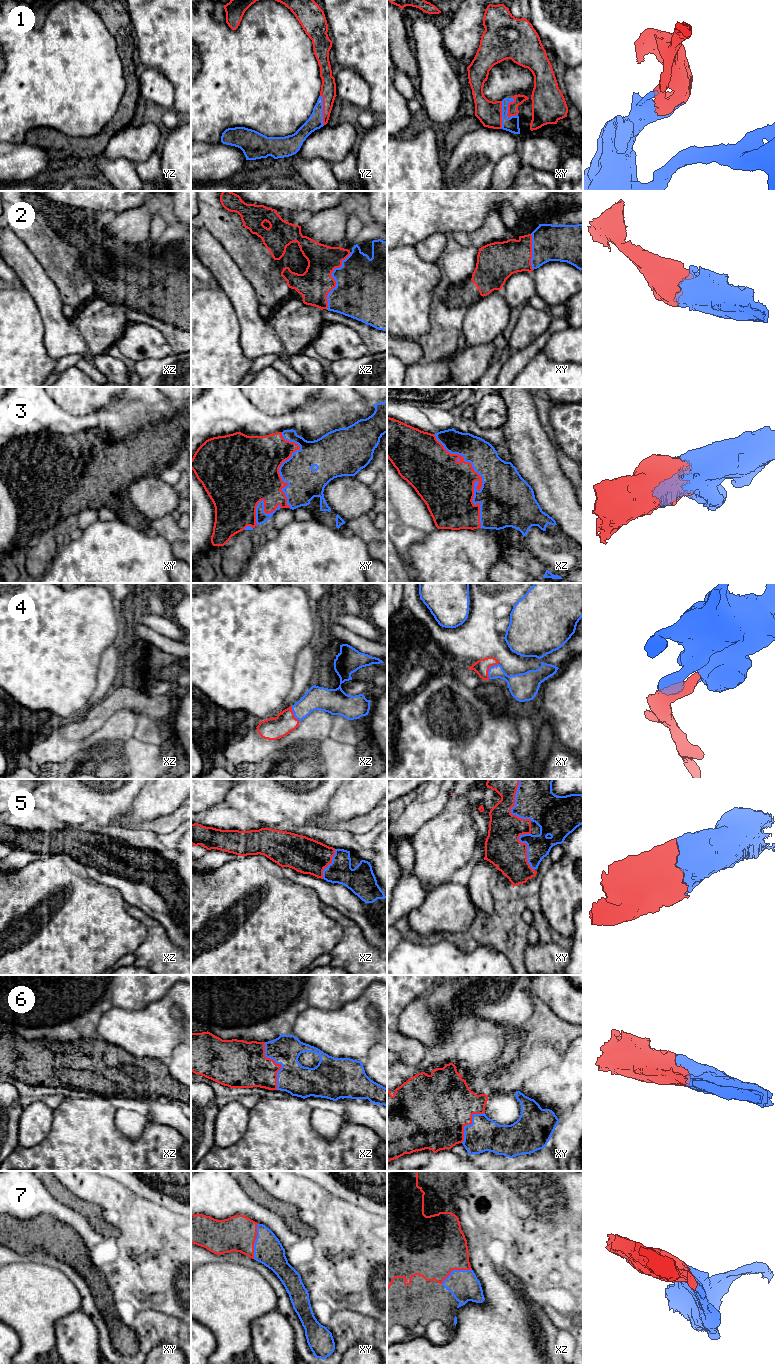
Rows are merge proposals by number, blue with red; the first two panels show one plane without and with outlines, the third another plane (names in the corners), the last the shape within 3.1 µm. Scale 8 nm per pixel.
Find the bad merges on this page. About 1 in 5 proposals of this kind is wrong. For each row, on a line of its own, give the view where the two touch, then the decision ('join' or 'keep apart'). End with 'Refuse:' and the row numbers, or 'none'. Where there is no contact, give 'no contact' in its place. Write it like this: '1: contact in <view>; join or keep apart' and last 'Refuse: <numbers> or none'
1: contact in xy; join
2: contact in xz; join
3: contact in xz; join
4: contact in xy; join
5: contact in xy; join
6: contact in xz; join
7: contact in xy; join
Refuse: none

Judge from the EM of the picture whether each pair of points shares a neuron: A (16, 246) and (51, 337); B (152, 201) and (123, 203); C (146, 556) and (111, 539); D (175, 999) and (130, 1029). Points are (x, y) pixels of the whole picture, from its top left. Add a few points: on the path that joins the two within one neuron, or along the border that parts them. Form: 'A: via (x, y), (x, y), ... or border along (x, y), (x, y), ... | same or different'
A: via (29, 269), (48, 298), (52, 314) | same
B: border along (145, 201), (142, 205) | different
C: via (137, 556), (128, 556), (120, 548) | same
D: via (164, 1007), (141, 1029) | same

